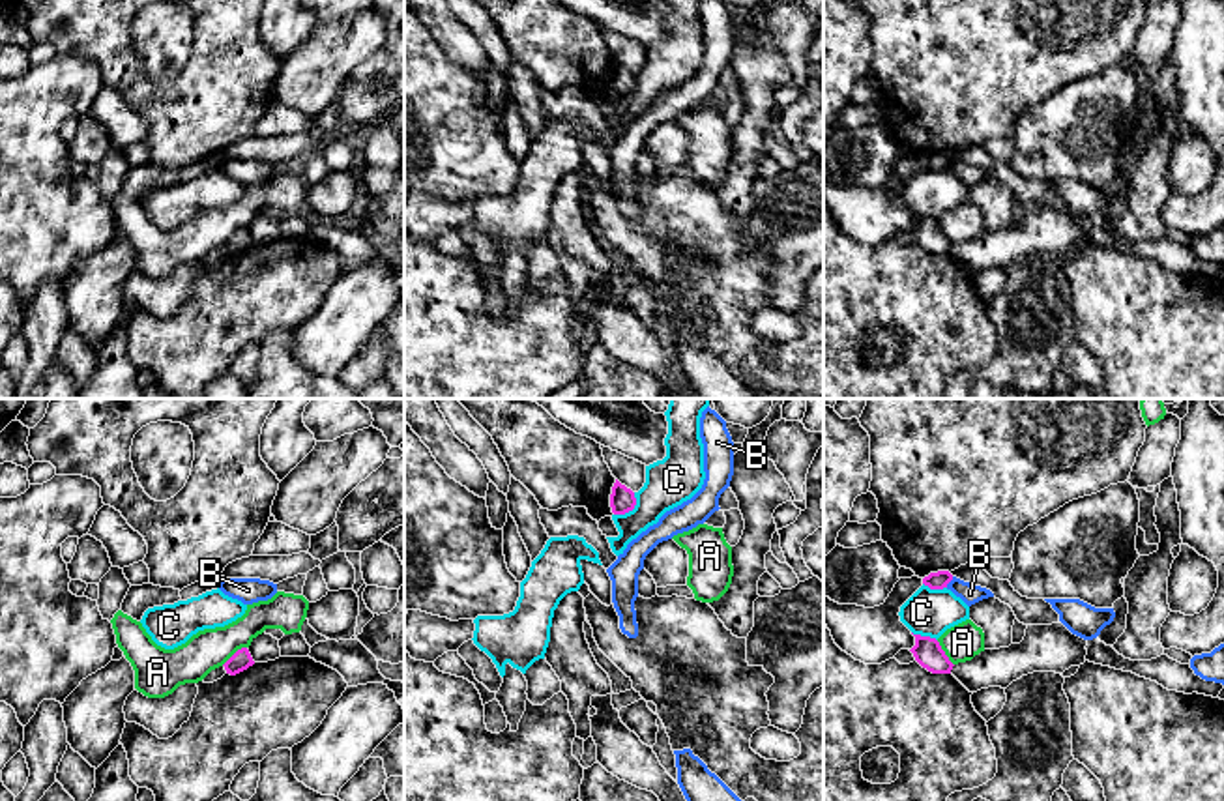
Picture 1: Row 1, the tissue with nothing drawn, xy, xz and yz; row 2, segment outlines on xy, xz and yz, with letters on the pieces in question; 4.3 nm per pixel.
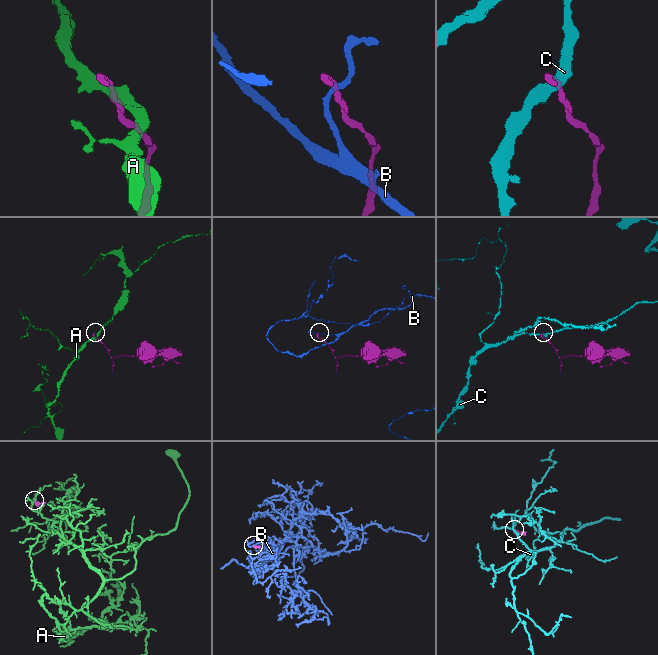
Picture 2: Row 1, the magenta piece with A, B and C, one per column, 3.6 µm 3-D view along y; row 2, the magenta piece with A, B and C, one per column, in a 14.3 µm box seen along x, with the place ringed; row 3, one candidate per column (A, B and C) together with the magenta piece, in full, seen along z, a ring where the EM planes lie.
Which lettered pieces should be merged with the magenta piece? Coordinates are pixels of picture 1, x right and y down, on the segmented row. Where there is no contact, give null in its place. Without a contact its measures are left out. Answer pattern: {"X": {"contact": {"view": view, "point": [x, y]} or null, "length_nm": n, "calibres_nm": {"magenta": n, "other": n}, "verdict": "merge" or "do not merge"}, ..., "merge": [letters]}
{"A": {"contact": {"view": "xy", "point": [234, 654]}, "length_nm": 140, "calibres_nm": {"magenta": 90, "other": 180}, "verdict": "do not merge"}, "B": {"contact": {"view": "yz", "point": [949, 581]}, "length_nm": 60, "calibres_nm": {"magenta": 80, "other": 90}, "verdict": "do not merge"}, "C": {"contact": {"view": "xz", "point": [631, 509]}, "length_nm": 140, "calibres_nm": {"magenta": 110, "other": 200}, "verdict": "do not merge"}, "merge": []}

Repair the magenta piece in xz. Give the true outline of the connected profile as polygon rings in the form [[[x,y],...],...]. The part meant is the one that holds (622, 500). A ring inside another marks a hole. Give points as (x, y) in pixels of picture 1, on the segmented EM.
[[[616,479],[616,483],[612,487],[612,494],[610,494],[612,513],[625,515],[625,513],[633,511],[634,505],[636,505],[634,492]]]

